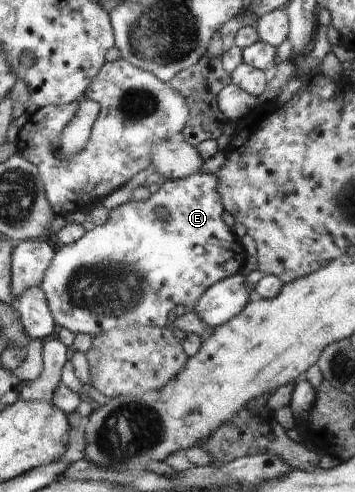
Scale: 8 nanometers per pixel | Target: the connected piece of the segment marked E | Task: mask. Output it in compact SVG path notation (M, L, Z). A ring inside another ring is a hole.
M195 173L179 180L163 180L161 188L152 193L151 197L145 201L127 201L123 205L119 205L117 209L113 209L109 213L108 221L101 226L96 226L91 231L86 231L76 243L60 246L56 250L55 256L45 273L40 289L45 295L49 310L53 315L56 324L61 328L67 329L76 335L86 334L92 338L98 337L101 333L118 328L132 328L141 326L164 327L167 325L169 313L177 307L183 305L187 311L192 311L203 293L212 287L215 283L226 279L227 277L240 274L242 268L247 262L247 253L242 247L239 239L230 228L231 226L224 219L224 208L221 197L218 193L218 178L213 174ZM162 207L167 213L165 219L157 217L157 209Z

